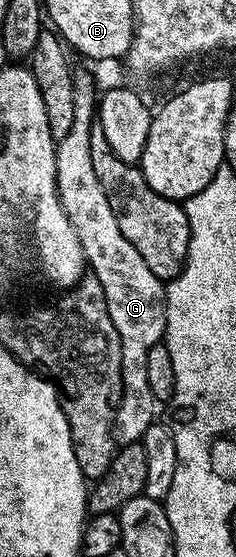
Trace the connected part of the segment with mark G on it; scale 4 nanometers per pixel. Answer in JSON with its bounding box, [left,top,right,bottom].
[56,78,166,442]

